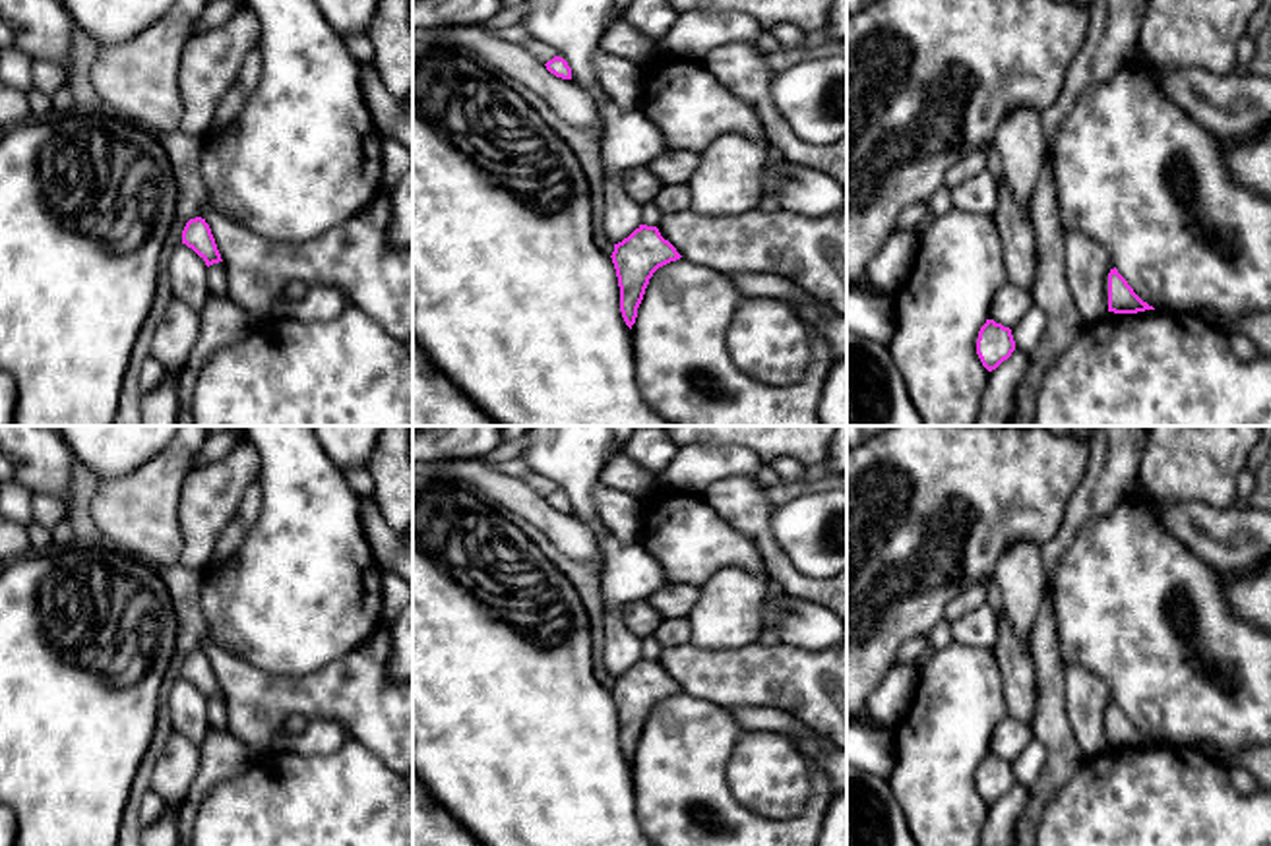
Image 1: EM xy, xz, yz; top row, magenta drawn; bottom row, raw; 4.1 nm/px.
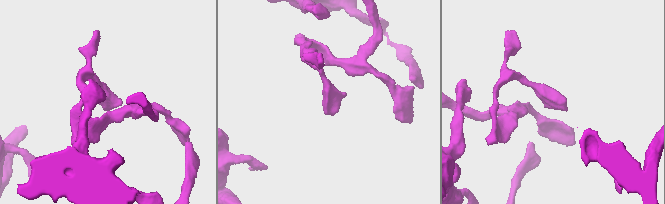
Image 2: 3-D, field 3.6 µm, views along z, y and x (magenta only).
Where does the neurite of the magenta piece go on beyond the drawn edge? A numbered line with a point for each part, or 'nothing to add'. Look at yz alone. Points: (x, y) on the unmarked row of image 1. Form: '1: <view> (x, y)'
nothing to add

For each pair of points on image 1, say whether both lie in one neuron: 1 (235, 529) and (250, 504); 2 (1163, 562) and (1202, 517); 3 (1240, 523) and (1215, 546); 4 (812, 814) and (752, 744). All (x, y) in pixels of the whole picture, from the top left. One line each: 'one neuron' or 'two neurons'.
1: one neuron
2: two neurons
3: one neuron
4: two neurons

